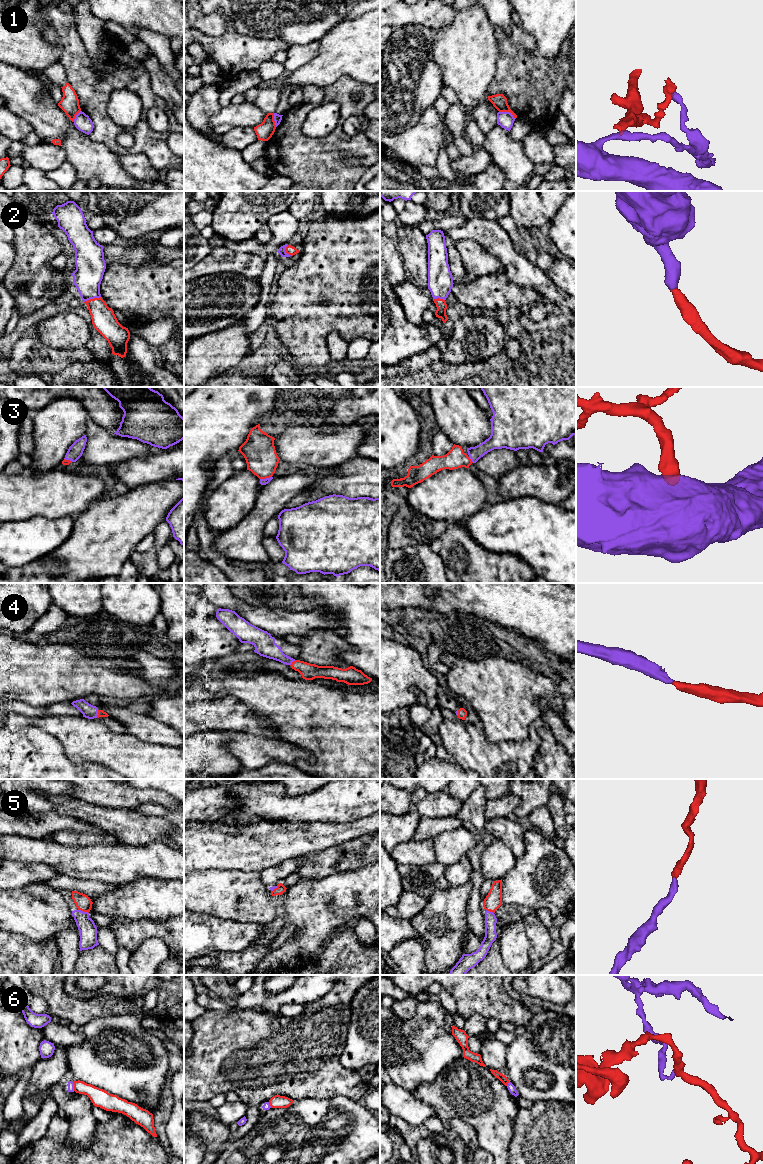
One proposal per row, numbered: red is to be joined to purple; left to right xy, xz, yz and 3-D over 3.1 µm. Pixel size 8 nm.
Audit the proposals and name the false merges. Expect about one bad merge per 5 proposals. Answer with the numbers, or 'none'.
1, 6

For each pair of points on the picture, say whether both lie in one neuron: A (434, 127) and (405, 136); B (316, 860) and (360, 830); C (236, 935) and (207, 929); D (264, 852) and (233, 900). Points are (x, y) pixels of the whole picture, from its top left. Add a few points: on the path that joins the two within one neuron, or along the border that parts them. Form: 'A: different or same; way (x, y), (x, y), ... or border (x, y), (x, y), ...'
A: same; way (427, 134), (425, 136), (412, 136)
B: different; border (360, 836), (353, 840), (315, 851)
C: same; way (229, 935), (214, 935)
D: different; border (228, 869), (257, 871), (259, 873)

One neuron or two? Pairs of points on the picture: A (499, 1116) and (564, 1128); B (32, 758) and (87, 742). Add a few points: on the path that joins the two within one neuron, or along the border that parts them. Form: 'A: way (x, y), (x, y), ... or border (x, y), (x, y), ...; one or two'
A: border (519, 1108), (513, 1122), (513, 1135), (510, 1142); two
B: border (47, 732), (59, 741), (72, 762), (83, 762); two

